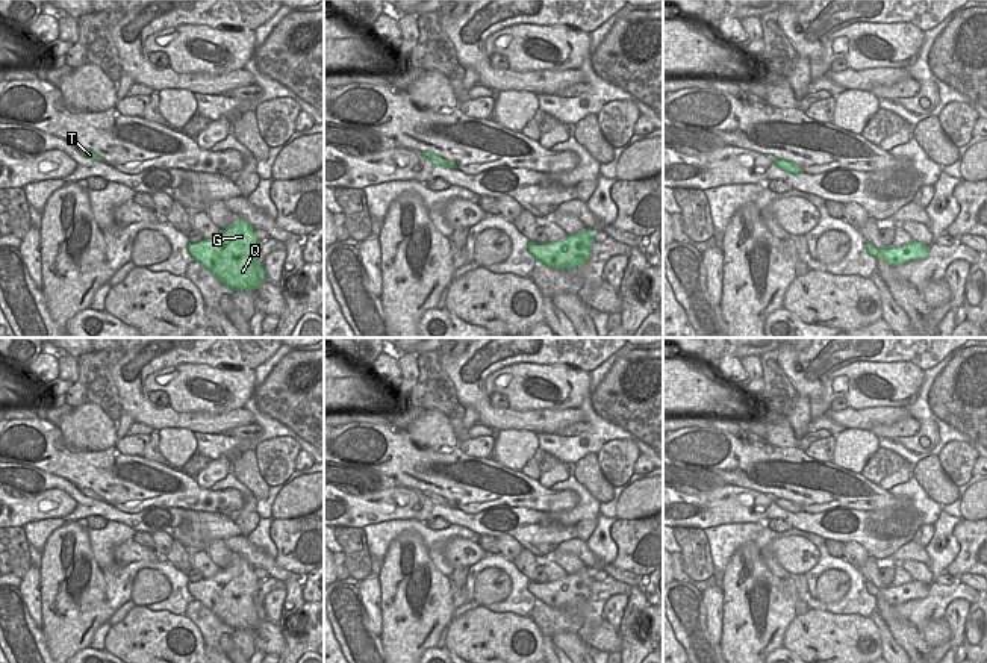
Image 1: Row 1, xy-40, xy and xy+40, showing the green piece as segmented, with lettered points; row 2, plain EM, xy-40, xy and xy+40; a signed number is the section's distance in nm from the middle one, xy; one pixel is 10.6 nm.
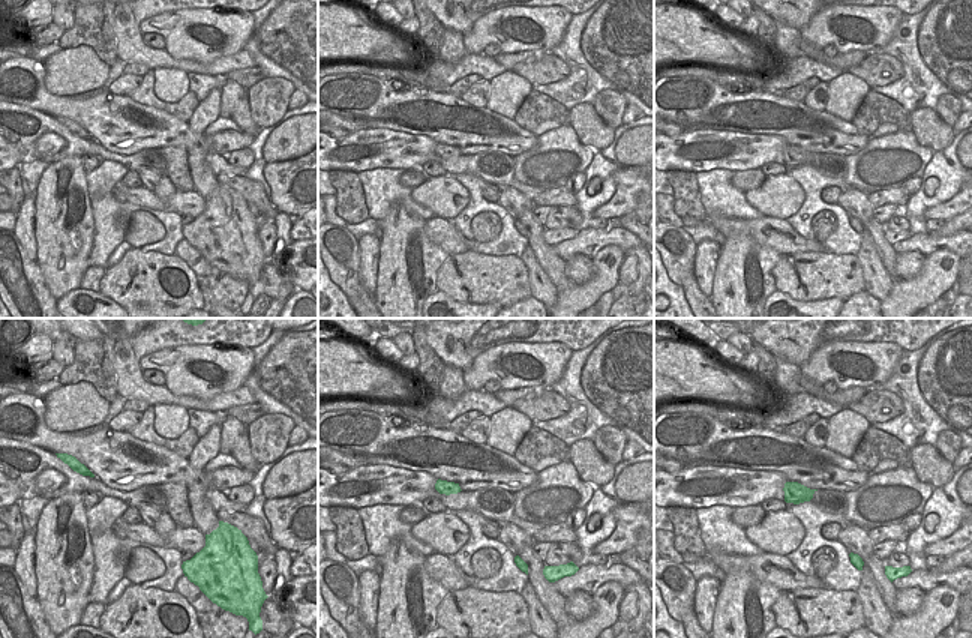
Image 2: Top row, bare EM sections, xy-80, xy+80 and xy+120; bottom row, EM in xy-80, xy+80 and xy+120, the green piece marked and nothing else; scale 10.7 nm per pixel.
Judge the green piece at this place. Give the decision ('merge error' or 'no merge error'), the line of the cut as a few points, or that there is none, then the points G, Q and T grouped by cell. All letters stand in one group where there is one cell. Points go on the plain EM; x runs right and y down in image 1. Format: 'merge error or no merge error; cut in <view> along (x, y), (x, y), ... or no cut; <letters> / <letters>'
merge error; cut in xy+40 along (878, 591), (872, 594); G Q / T

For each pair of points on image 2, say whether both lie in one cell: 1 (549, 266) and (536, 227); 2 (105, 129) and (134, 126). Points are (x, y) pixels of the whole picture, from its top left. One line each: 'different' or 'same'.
1: same
2: same

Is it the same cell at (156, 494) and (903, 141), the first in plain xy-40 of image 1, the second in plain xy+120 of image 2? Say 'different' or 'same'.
different

